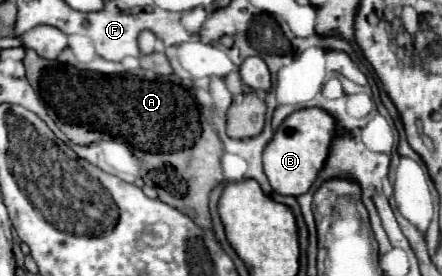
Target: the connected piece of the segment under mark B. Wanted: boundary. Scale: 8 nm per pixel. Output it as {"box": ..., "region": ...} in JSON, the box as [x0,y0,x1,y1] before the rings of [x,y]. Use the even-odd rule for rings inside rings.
{"box":[264,109,336,195],"region":[[[300,109],[294,111],[274,133],[274,139],[264,149],[264,173],[272,189],[280,195],[304,195],[314,185],[318,173],[328,159],[328,145],[332,145],[332,129],[336,129],[336,117],[324,113],[324,109]]]}

